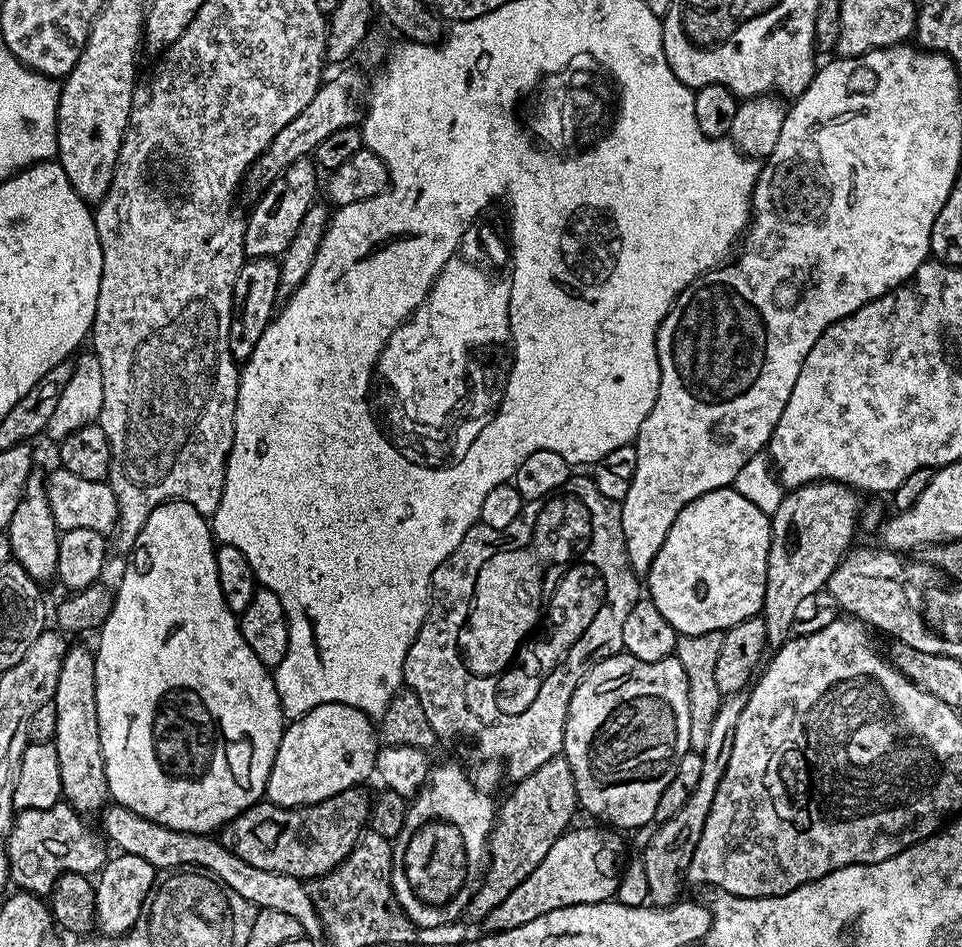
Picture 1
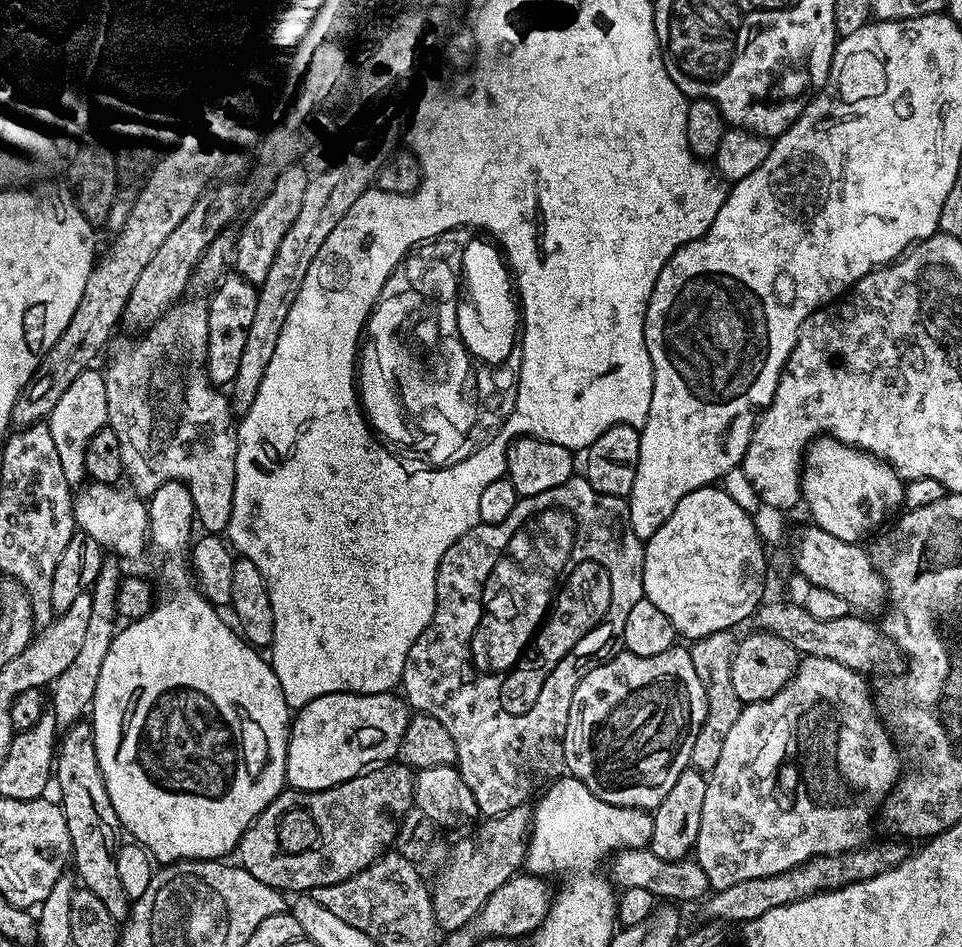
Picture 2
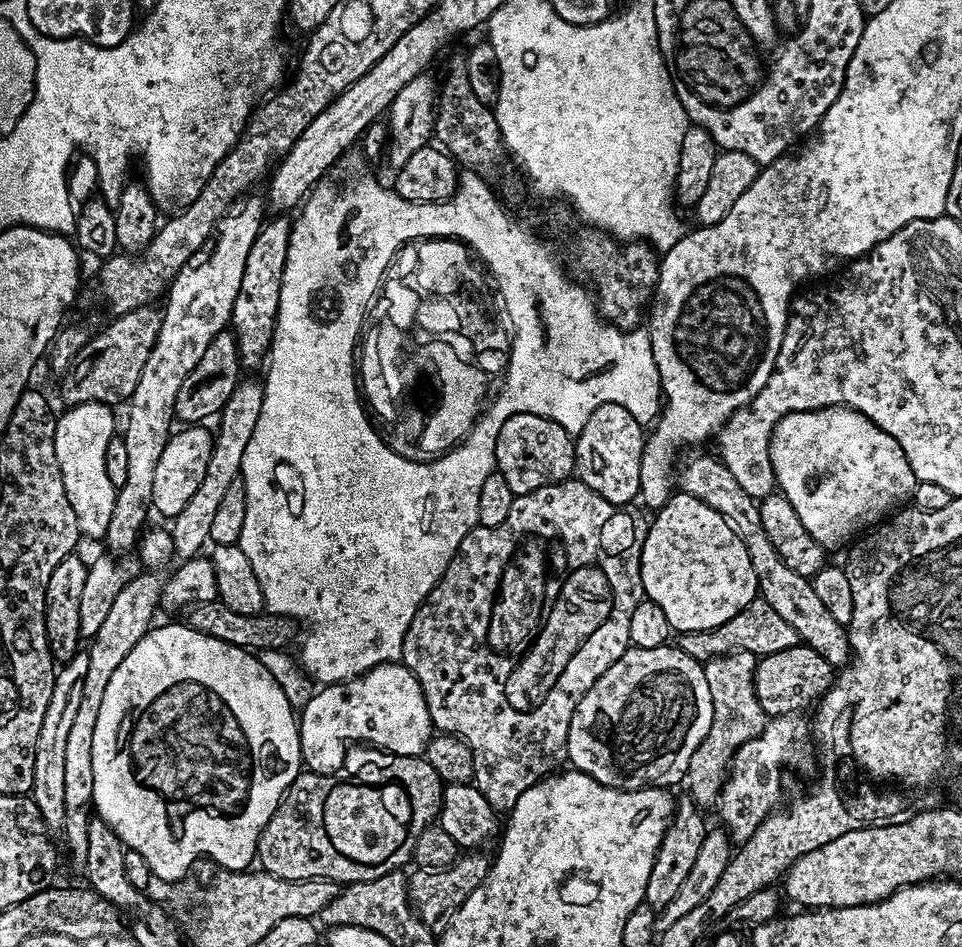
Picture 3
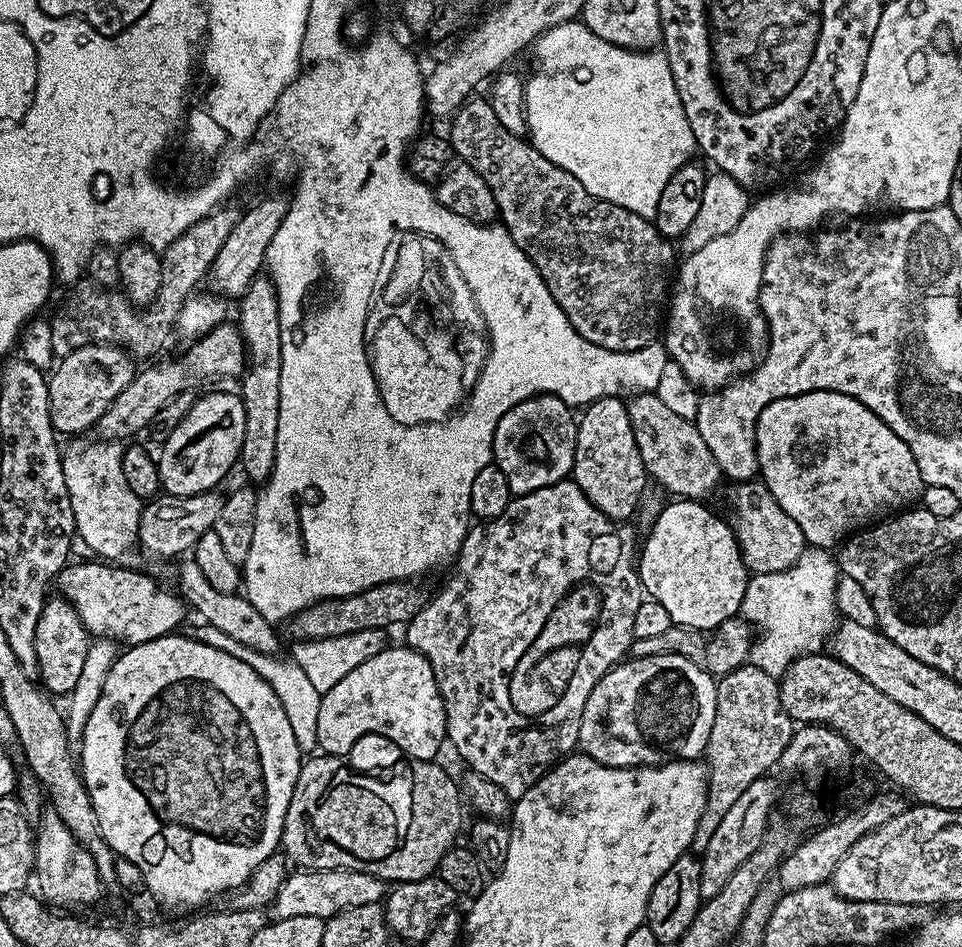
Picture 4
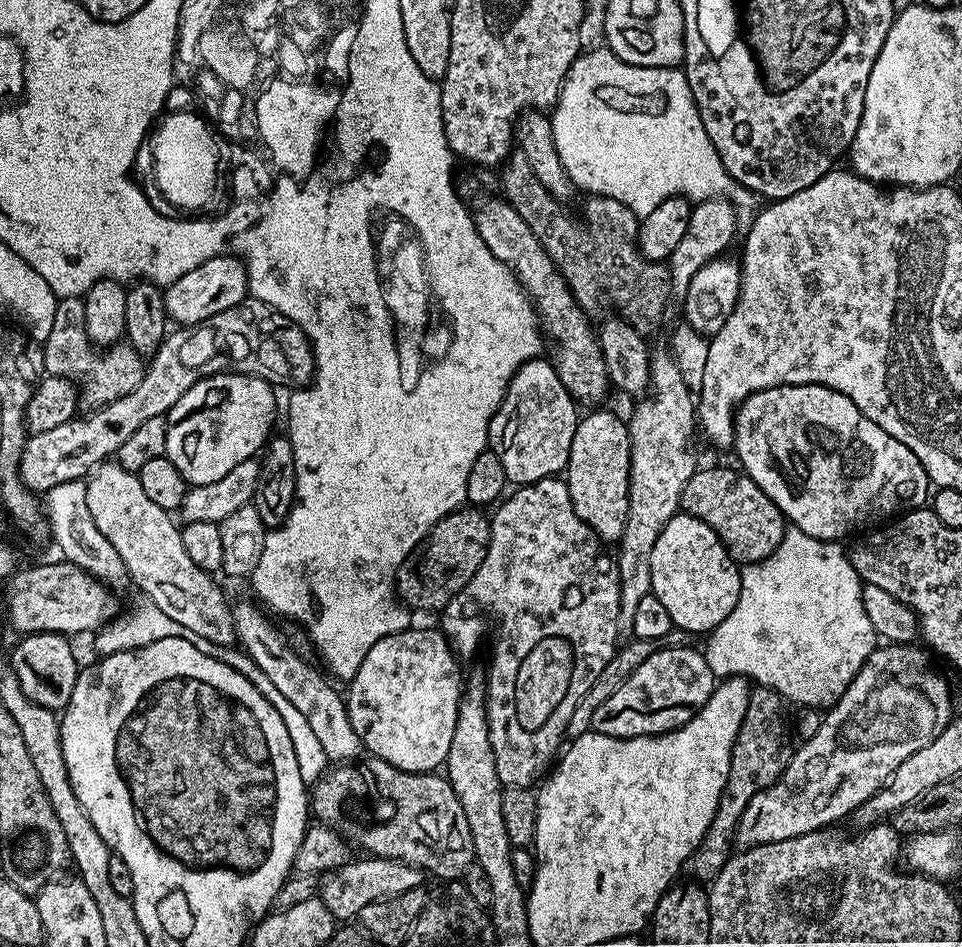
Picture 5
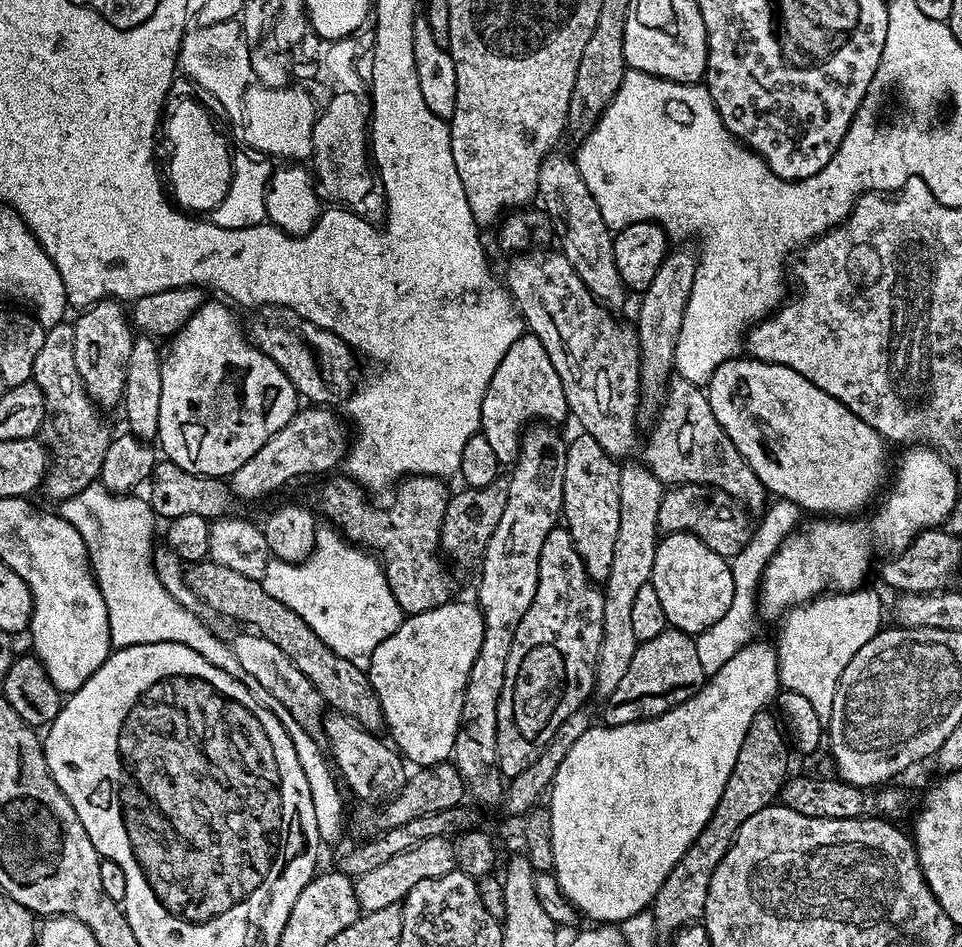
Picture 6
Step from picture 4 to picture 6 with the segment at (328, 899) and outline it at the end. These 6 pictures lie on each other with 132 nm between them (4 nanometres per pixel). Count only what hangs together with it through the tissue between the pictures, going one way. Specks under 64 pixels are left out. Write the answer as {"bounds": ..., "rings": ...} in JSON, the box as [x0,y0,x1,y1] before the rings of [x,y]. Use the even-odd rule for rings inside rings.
{"bounds":[355,836,456,913],"rings":[[[435,836],[419,841],[412,849],[395,854],[382,866],[355,877],[356,897],[360,903],[361,913],[383,910],[385,906],[400,904],[406,898],[406,894],[410,894],[410,890],[418,886],[418,882],[426,882],[426,878],[438,878],[441,872],[451,872],[456,867],[456,849],[448,836]]]}

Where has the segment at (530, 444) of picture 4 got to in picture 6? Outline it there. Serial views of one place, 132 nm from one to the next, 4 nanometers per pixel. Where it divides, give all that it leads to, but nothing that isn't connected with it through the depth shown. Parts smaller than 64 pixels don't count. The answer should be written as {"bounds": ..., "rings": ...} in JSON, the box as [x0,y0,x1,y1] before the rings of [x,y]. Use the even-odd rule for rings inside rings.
{"bounds":[479,334,568,466],"rings":[[[521,334],[514,346],[506,350],[502,362],[498,362],[498,370],[494,370],[494,378],[490,378],[490,386],[486,386],[486,394],[482,398],[479,435],[490,442],[501,465],[508,466],[520,453],[520,438],[525,428],[543,420],[557,422],[568,415],[562,378],[558,378],[558,370],[554,370],[554,362],[550,362],[546,346],[542,346],[536,336]]]}

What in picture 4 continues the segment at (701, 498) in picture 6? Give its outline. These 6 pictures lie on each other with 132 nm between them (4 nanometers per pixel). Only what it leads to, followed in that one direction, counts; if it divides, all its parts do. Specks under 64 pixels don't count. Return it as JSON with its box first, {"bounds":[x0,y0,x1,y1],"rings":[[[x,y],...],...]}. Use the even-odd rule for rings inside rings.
{"bounds":[732,479,806,574],"rings":[[[759,479],[736,482],[732,487],[732,533],[742,554],[742,562],[752,574],[778,574],[794,567],[798,558],[806,549],[802,526],[778,506],[774,494]]]}

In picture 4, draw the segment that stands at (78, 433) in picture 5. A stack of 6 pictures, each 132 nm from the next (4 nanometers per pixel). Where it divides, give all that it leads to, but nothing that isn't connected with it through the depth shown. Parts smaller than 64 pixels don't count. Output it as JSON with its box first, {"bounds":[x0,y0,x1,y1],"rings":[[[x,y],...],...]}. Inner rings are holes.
{"bounds":[98,323,246,442],"rings":[[[222,323],[218,327],[210,329],[209,332],[205,334],[205,336],[199,337],[199,339],[197,339],[195,342],[189,344],[192,345],[189,346],[188,353],[186,353],[185,356],[178,357],[176,361],[161,359],[159,362],[156,362],[161,362],[161,364],[156,364],[153,366],[153,368],[146,369],[145,372],[144,369],[137,371],[135,378],[130,382],[130,386],[126,386],[126,390],[122,390],[122,394],[118,394],[118,398],[114,398],[114,402],[106,410],[106,414],[102,414],[102,418],[100,419],[98,425],[98,432],[99,435],[103,437],[103,439],[118,440],[121,442],[127,441],[129,438],[132,438],[127,438],[127,436],[132,436],[135,434],[135,432],[142,431],[143,428],[147,429],[149,425],[151,425],[152,421],[155,420],[156,415],[158,414],[158,410],[162,410],[162,406],[166,406],[166,402],[170,402],[178,394],[182,394],[183,392],[192,392],[193,390],[196,390],[196,387],[198,387],[199,384],[204,384],[207,382],[208,376],[236,376],[235,378],[243,377],[246,367],[246,349],[244,347],[244,339],[242,339],[242,337],[240,336],[240,329],[235,323]]]}

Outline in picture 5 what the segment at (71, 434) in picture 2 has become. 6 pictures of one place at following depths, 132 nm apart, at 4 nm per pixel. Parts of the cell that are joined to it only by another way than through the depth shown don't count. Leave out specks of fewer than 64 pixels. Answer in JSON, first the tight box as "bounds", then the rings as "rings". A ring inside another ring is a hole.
{"bounds":[85,462,236,646],"rings":[[[105,462],[87,477],[85,488],[86,504],[90,508],[94,524],[122,558],[127,579],[132,584],[136,583],[148,595],[145,596],[147,603],[153,604],[167,617],[174,619],[187,630],[192,630],[198,638],[208,640],[213,646],[235,645],[236,631],[232,625],[232,609],[229,600],[224,598],[223,590],[212,581],[215,580],[213,573],[194,566],[194,561],[186,555],[177,521],[166,510],[162,510],[162,506],[157,506],[151,498],[146,498],[139,475],[126,471],[122,465],[115,462]]]}

